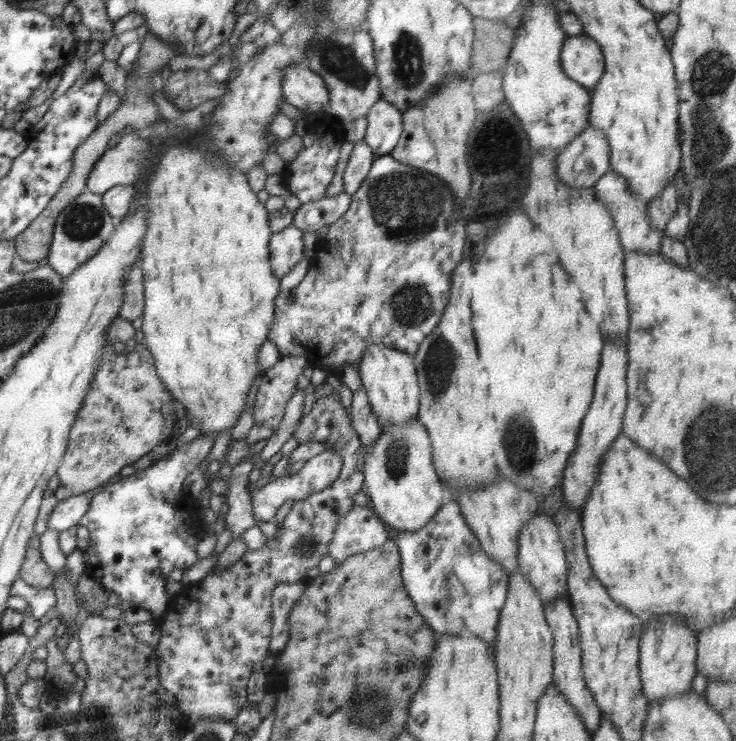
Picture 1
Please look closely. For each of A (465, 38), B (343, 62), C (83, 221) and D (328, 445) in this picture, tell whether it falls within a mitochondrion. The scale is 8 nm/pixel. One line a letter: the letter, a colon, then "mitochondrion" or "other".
A: other
B: mitochondrion
C: mitochondrion
D: other

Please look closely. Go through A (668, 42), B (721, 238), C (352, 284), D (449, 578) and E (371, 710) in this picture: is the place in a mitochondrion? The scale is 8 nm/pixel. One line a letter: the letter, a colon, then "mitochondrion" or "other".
A: other
B: mitochondrion
C: other
D: mitochondrion
E: mitochondrion

